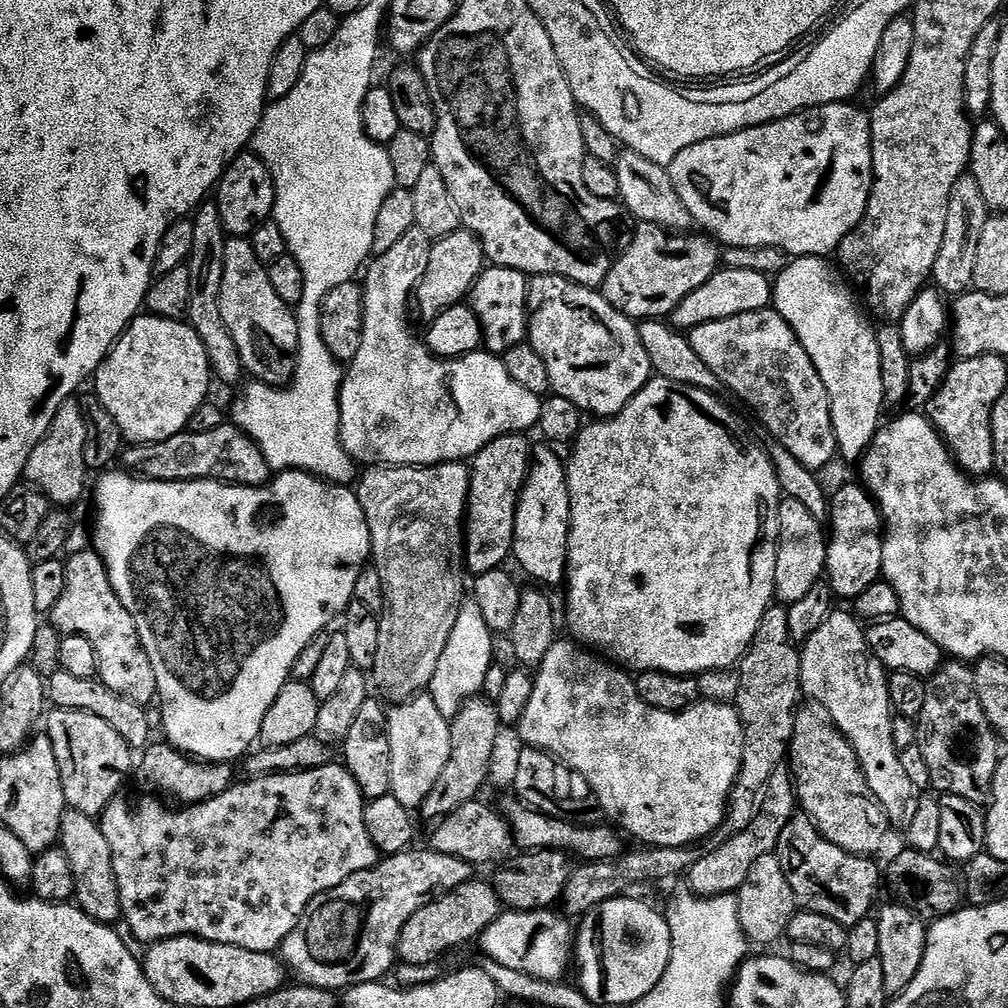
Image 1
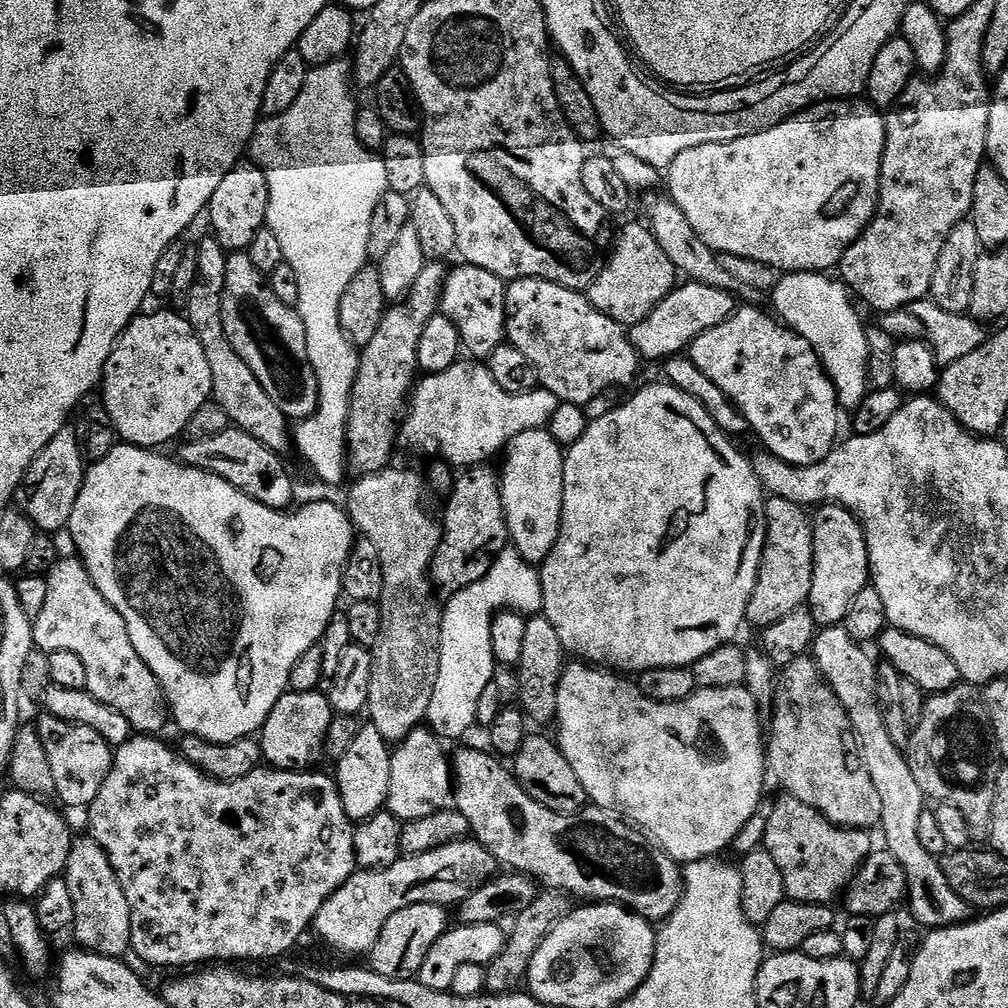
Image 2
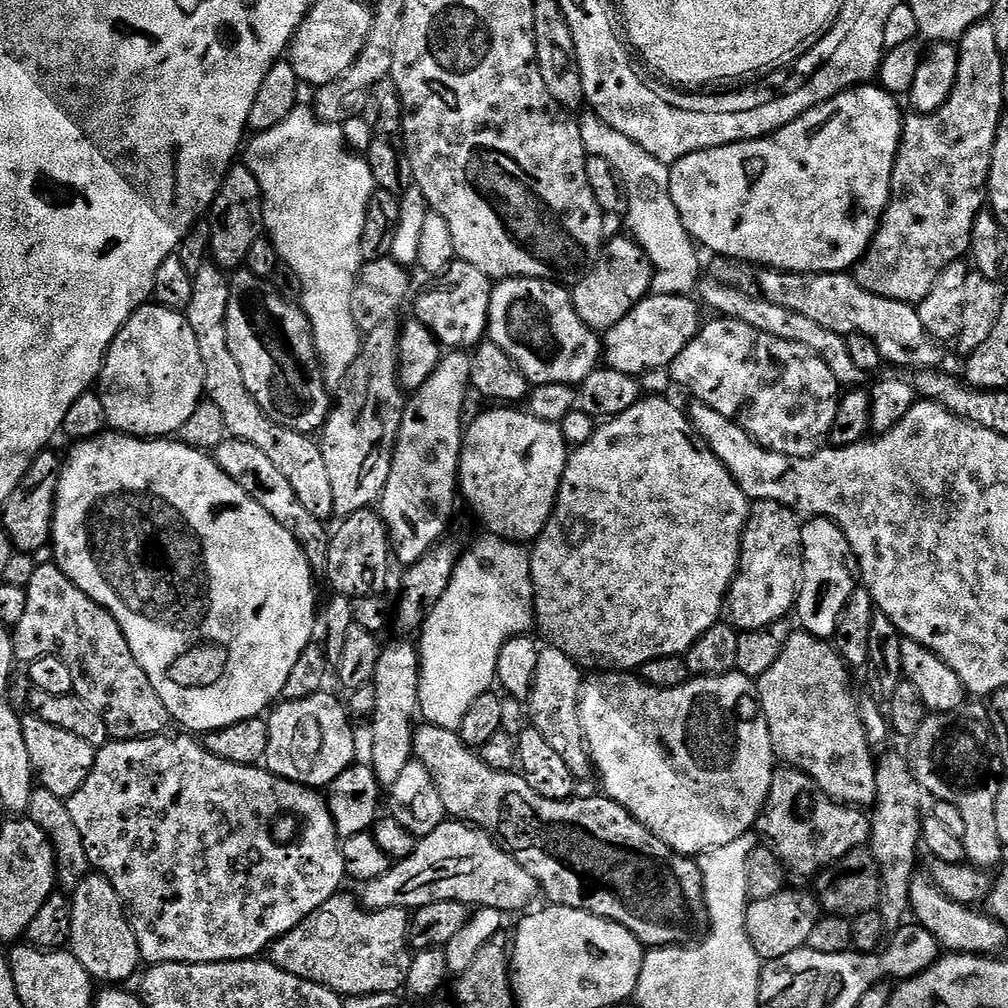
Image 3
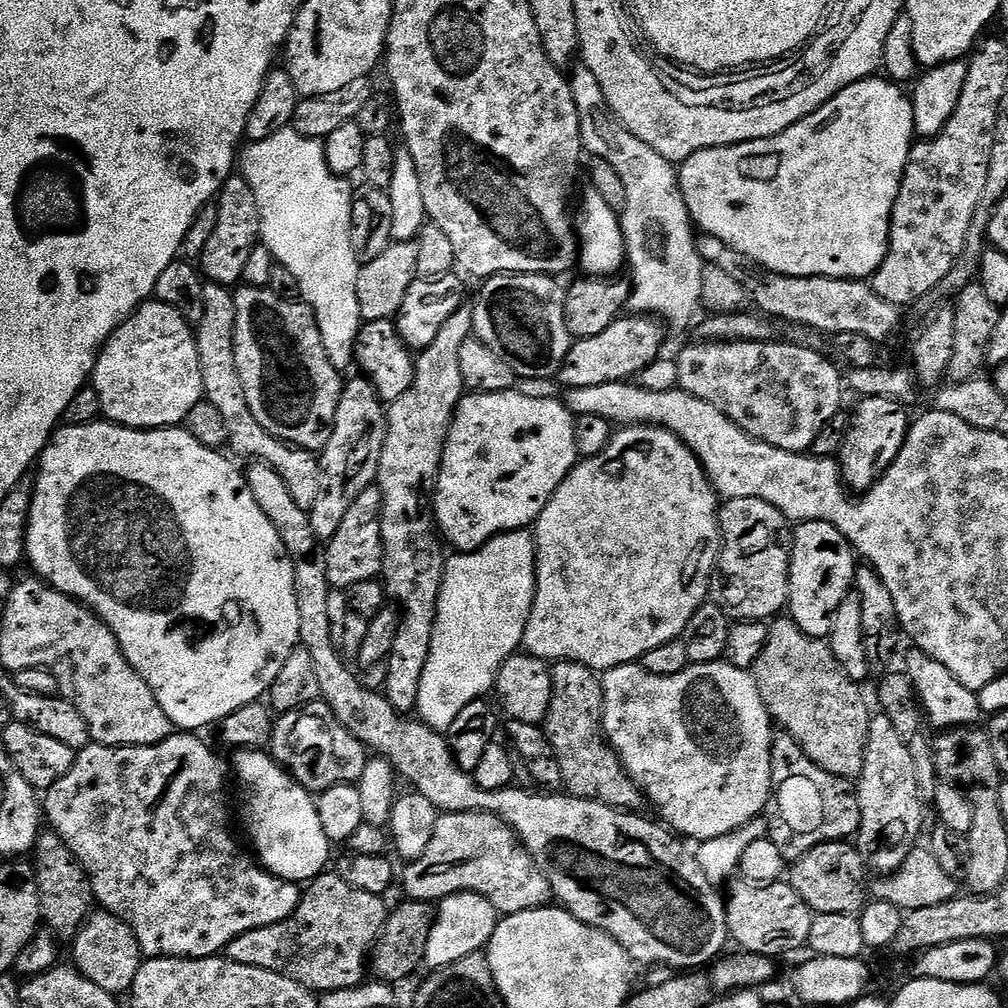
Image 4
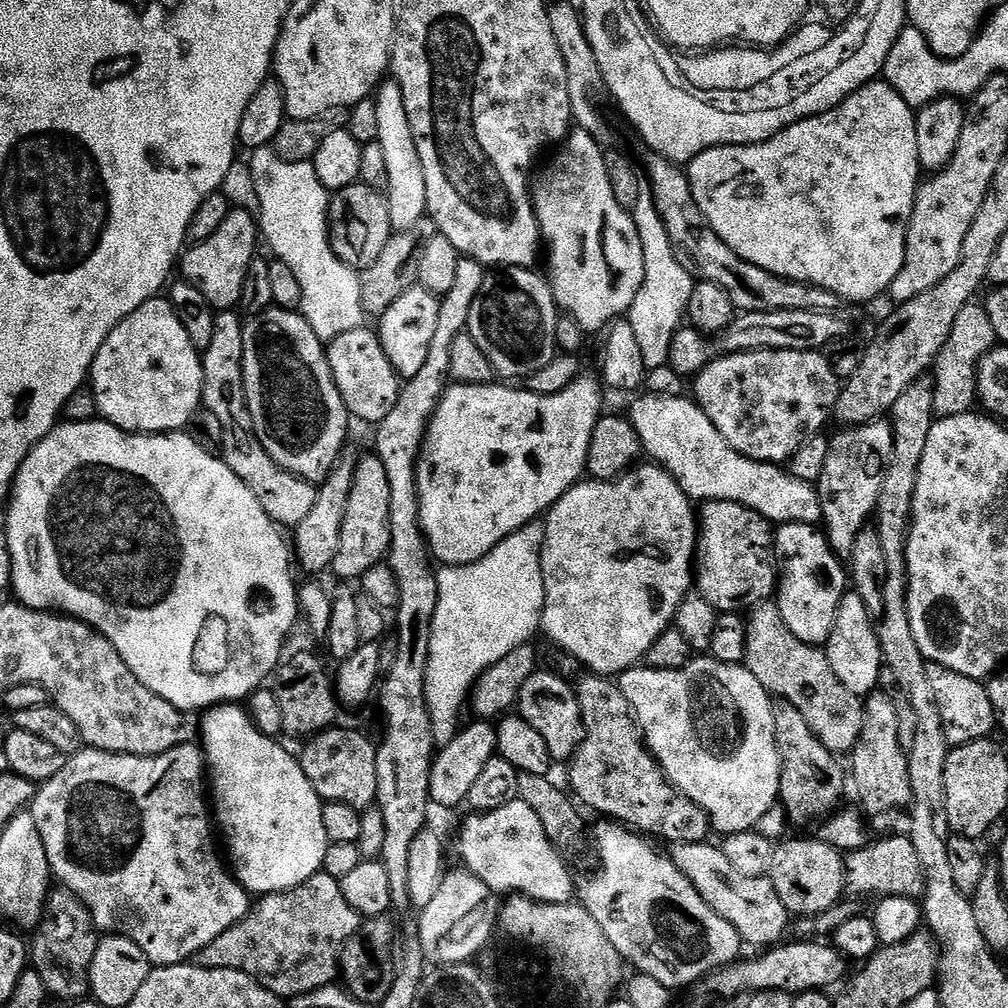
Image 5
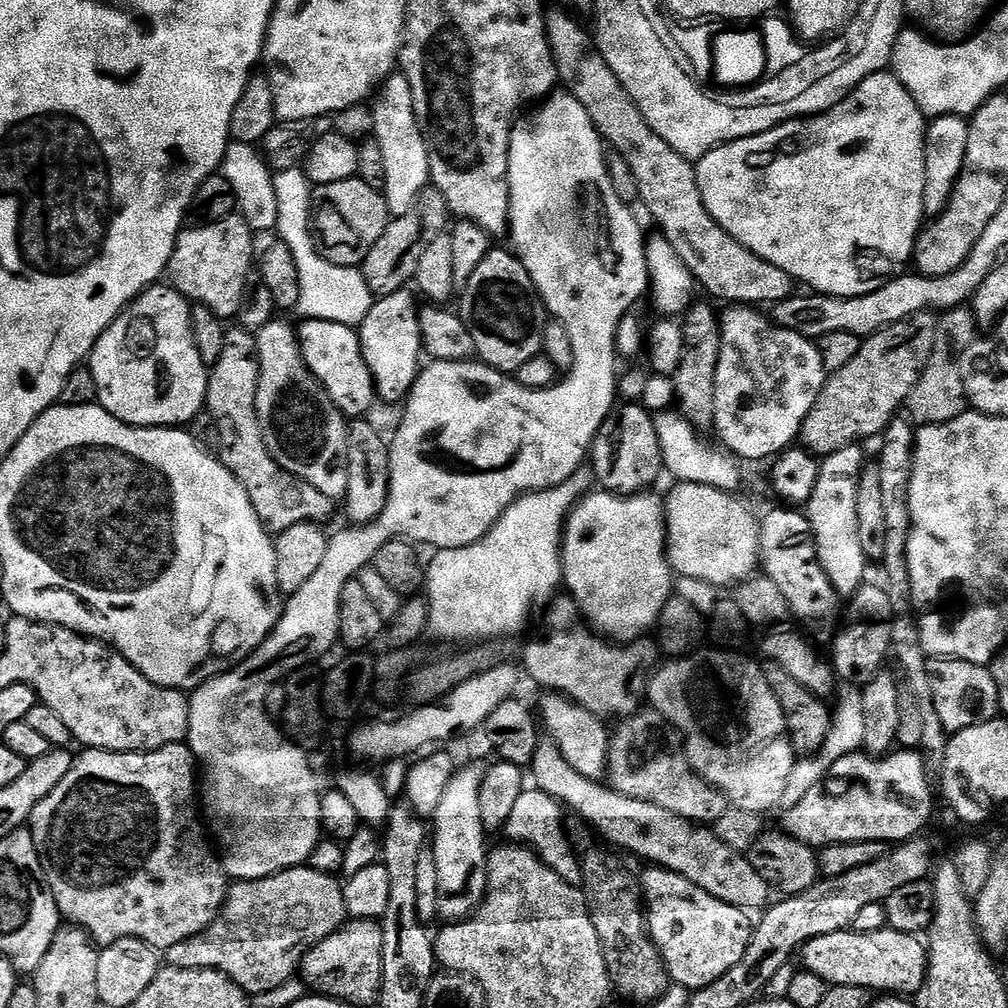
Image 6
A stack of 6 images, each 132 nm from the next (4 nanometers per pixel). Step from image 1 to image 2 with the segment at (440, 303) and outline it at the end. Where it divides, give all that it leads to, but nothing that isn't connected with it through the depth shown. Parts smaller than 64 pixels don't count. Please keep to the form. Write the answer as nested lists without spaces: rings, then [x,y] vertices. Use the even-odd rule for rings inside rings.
[[[440,262],[425,263],[422,274],[414,278],[414,286],[410,286],[408,295],[385,311],[374,338],[370,338],[370,342],[359,349],[356,377],[350,389],[346,453],[346,468],[351,475],[353,472],[353,477],[369,476],[389,467],[392,447],[396,440],[398,444],[398,421],[409,403],[410,389],[418,376],[418,342],[422,342],[422,330],[426,330],[426,322],[440,312],[444,281],[449,274],[449,269],[444,267]]]

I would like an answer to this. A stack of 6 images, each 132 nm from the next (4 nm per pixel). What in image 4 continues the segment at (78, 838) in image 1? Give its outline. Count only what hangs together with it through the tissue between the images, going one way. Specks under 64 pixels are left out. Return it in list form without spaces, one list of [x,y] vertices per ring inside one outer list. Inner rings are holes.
[[[103,910],[93,911],[80,928],[79,934],[71,941],[70,947],[76,959],[73,960],[74,967],[86,978],[90,978],[94,986],[102,986],[102,990],[113,994],[127,993],[131,989],[142,963],[142,953],[136,935],[124,920]]]

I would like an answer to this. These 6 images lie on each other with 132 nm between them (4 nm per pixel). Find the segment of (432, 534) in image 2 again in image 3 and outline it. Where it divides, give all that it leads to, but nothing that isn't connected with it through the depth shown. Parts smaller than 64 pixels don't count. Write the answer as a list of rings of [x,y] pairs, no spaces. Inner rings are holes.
[[[396,638],[393,644],[385,643],[381,647],[378,666],[376,667],[376,679],[374,681],[376,685],[376,709],[370,717],[370,725],[372,724],[372,760],[370,759],[370,766],[378,778],[381,789],[384,790],[392,788],[394,782],[398,782],[402,770],[406,770],[406,766],[413,763],[414,760],[412,750],[414,723],[412,724],[412,719],[417,719],[420,703],[420,654],[415,643],[408,643],[412,642],[404,638]]]

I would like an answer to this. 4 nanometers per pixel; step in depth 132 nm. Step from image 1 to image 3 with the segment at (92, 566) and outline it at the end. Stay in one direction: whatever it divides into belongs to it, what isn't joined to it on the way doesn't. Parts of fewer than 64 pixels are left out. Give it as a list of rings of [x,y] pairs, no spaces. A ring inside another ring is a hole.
[[[55,562],[46,566],[36,566],[34,578],[30,578],[26,588],[26,611],[16,628],[11,629],[12,654],[17,661],[27,662],[40,656],[57,656],[70,666],[70,674],[74,678],[74,695],[86,701],[92,709],[106,722],[109,737],[118,740],[142,740],[146,736],[158,736],[170,724],[170,717],[162,698],[158,698],[158,690],[146,678],[146,670],[138,666],[138,658],[130,650],[130,642],[126,642],[126,634],[122,634],[122,626],[114,622],[114,618],[98,602],[94,602],[62,570]]]

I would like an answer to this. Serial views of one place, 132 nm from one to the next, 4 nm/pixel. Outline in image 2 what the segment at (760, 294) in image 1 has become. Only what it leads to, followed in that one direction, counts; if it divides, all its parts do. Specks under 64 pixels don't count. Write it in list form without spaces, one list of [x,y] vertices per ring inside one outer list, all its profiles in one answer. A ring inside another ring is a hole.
[[[691,282],[681,283],[672,289],[666,298],[642,322],[631,325],[630,339],[637,356],[645,361],[663,361],[665,358],[681,355],[691,349],[692,343],[706,330],[714,330],[714,326],[722,326],[738,310],[736,297],[726,290],[718,290],[712,286],[702,286]]]

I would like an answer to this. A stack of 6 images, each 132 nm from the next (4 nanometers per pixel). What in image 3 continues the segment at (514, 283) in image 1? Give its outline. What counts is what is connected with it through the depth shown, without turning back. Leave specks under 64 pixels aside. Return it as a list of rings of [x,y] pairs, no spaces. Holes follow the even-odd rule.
[[[457,260],[433,284],[436,285],[426,289],[417,298],[415,319],[421,320],[445,349],[475,349],[485,339],[488,331],[493,281],[486,274],[482,274],[478,266],[470,266],[465,260]]]

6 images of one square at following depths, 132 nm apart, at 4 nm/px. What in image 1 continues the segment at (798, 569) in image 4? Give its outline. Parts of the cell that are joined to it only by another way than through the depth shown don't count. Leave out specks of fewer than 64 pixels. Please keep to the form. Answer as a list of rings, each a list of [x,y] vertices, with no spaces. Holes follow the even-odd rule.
[[[859,483],[844,484],[836,493],[831,493],[826,583],[833,597],[855,602],[866,586],[881,579],[883,535],[884,522],[879,507]]]

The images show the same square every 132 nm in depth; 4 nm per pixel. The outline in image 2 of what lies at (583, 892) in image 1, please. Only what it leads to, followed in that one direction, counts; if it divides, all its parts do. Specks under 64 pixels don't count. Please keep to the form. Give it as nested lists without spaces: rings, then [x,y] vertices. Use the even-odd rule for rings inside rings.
[[[544,890],[537,895],[534,902],[530,902],[530,906],[526,906],[526,910],[516,913],[511,921],[511,924],[513,923],[512,932],[510,928],[506,936],[504,952],[498,954],[498,958],[494,958],[491,964],[487,965],[487,991],[495,994],[519,989],[525,983],[528,967],[534,958],[534,950],[538,950],[538,946],[542,946],[542,942],[548,937],[550,930],[554,930],[554,926],[558,926],[558,922],[562,922],[562,918],[566,918],[573,908],[573,901],[565,893]]]

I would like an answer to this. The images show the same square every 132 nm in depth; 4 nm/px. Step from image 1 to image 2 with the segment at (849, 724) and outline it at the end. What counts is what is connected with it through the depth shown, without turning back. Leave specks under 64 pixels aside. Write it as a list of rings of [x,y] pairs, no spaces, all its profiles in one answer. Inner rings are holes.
[[[824,626],[817,631],[816,641],[812,643],[810,655],[816,661],[818,670],[832,692],[842,702],[846,714],[850,718],[852,732],[856,736],[856,745],[860,748],[860,757],[864,759],[866,770],[870,774],[870,782],[874,782],[878,790],[878,799],[882,802],[882,818],[879,831],[884,831],[883,847],[902,866],[908,883],[906,908],[924,927],[953,928],[955,924],[967,924],[973,919],[974,909],[948,884],[946,874],[942,870],[939,859],[930,854],[918,839],[918,818],[926,810],[924,792],[914,782],[914,774],[908,765],[907,755],[894,742],[890,742],[890,734],[886,734],[886,726],[882,722],[882,710],[876,697],[877,661],[867,656],[865,649],[850,638],[843,626]]]

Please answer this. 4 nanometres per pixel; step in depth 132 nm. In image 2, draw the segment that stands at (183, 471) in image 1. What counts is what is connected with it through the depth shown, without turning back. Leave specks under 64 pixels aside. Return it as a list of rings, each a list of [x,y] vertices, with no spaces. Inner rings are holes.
[[[229,426],[222,434],[206,442],[190,440],[181,445],[178,453],[181,464],[209,472],[230,482],[230,486],[242,490],[242,494],[262,502],[267,508],[288,510],[293,507],[292,495],[295,494],[296,488],[280,461],[283,460],[281,453],[271,452],[266,446],[262,446],[262,442],[258,442],[258,438],[250,438],[250,434],[246,434],[242,429]]]

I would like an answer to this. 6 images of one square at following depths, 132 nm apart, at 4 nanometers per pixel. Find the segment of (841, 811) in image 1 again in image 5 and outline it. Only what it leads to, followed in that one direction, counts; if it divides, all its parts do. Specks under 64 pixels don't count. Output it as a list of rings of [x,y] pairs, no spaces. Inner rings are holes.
[[[760,606],[749,616],[752,617],[746,620],[747,671],[754,674],[765,692],[773,697],[781,696],[783,703],[799,710],[826,750],[833,754],[851,753],[862,732],[864,700],[847,692],[836,681],[823,647],[804,644],[790,634],[790,626],[786,626],[779,607]]]

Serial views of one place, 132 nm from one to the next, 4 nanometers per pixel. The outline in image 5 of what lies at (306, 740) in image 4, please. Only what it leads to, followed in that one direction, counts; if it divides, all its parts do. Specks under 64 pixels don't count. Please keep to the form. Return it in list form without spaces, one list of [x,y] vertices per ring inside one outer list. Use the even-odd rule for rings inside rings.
[[[333,726],[327,732],[317,732],[307,741],[304,753],[298,756],[299,771],[314,786],[321,801],[344,804],[353,810],[367,810],[376,804],[378,794],[378,770],[376,769],[375,743],[371,744],[360,732],[347,732],[344,728]]]

